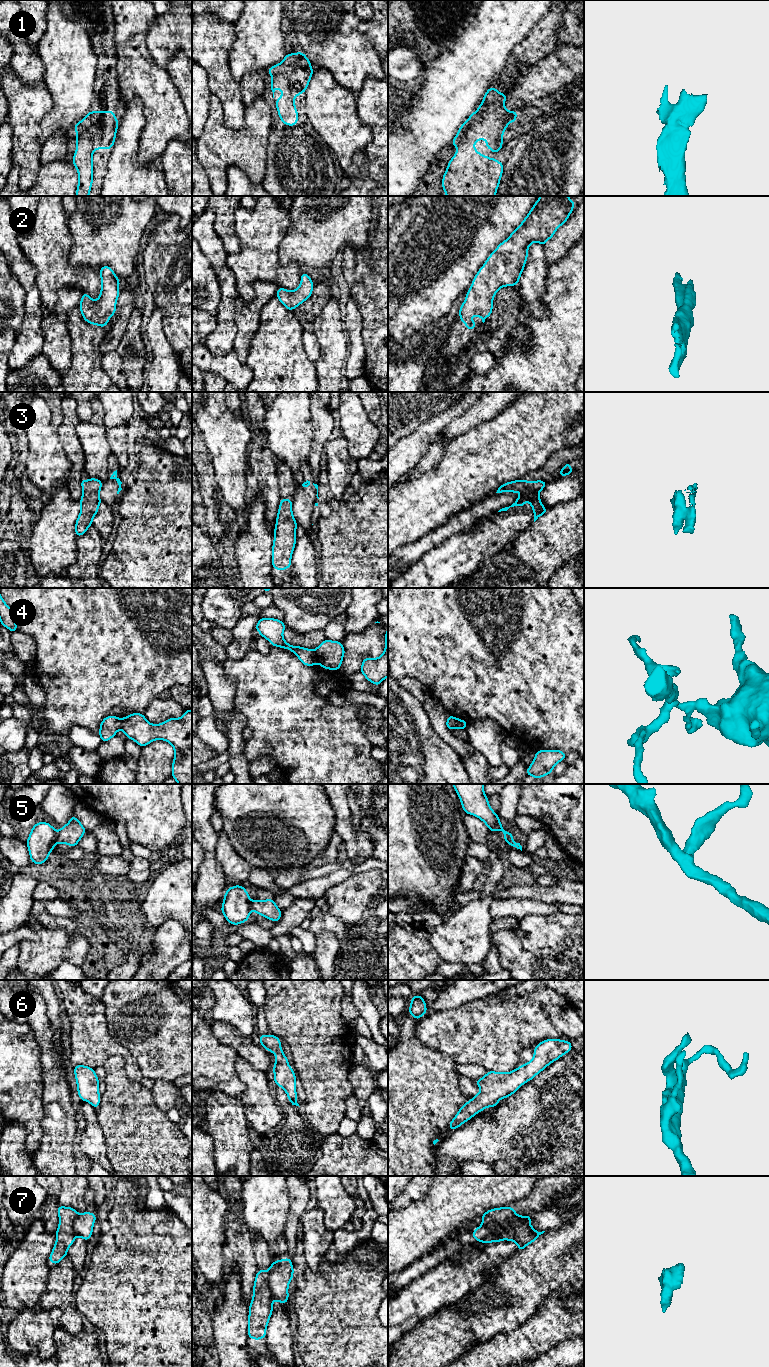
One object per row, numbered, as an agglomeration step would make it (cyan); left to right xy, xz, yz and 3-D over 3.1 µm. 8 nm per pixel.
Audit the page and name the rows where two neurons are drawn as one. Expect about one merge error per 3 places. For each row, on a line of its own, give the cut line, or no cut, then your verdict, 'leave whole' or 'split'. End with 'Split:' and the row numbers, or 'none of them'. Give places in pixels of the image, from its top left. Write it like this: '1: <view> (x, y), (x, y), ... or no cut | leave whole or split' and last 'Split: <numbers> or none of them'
1: no cut | leave whole
2: no cut | leave whole
3: yz (527, 481), (527, 486), (531, 491), (539, 491) | split
4: xz (313, 650), (318, 660) | split
5: xy (57, 832), (54, 842) | split
6: no cut | leave whole
7: yz (497, 1222), (499, 1227), (488, 1233), (481, 1241) | split
Split: 3, 4, 5, 7

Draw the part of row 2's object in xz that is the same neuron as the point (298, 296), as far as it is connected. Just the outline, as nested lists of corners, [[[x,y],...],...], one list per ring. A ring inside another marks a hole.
[[[301,273],[301,283],[297,289],[289,291],[279,287],[276,296],[286,309],[292,311],[311,297],[313,287],[314,284],[310,276],[306,273]]]

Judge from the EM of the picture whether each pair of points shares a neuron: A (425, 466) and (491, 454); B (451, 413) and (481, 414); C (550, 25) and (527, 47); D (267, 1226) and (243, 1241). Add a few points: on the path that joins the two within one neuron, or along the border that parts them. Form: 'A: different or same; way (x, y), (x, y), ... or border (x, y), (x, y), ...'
A: different; border (448, 443), (438, 464), (418, 478)
B: different; border (476, 402), (461, 415), (457, 416), (446, 429)
C: same; way (544, 31), (533, 42)
D: different; border (242, 1214), (252, 1237)

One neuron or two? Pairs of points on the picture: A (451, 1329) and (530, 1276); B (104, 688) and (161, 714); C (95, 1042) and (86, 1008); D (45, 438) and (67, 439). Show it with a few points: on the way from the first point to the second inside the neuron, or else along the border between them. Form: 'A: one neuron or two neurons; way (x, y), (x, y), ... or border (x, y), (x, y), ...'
A: one neuron; way (474, 1323), (493, 1311), (513, 1308), (515, 1299)
B: two neurons; border (168, 698), (154, 699), (143, 713)
C: one neuron; way (89, 1034), (86, 1016)
D: two neurons; border (56, 430), (62, 449), (70, 460)

